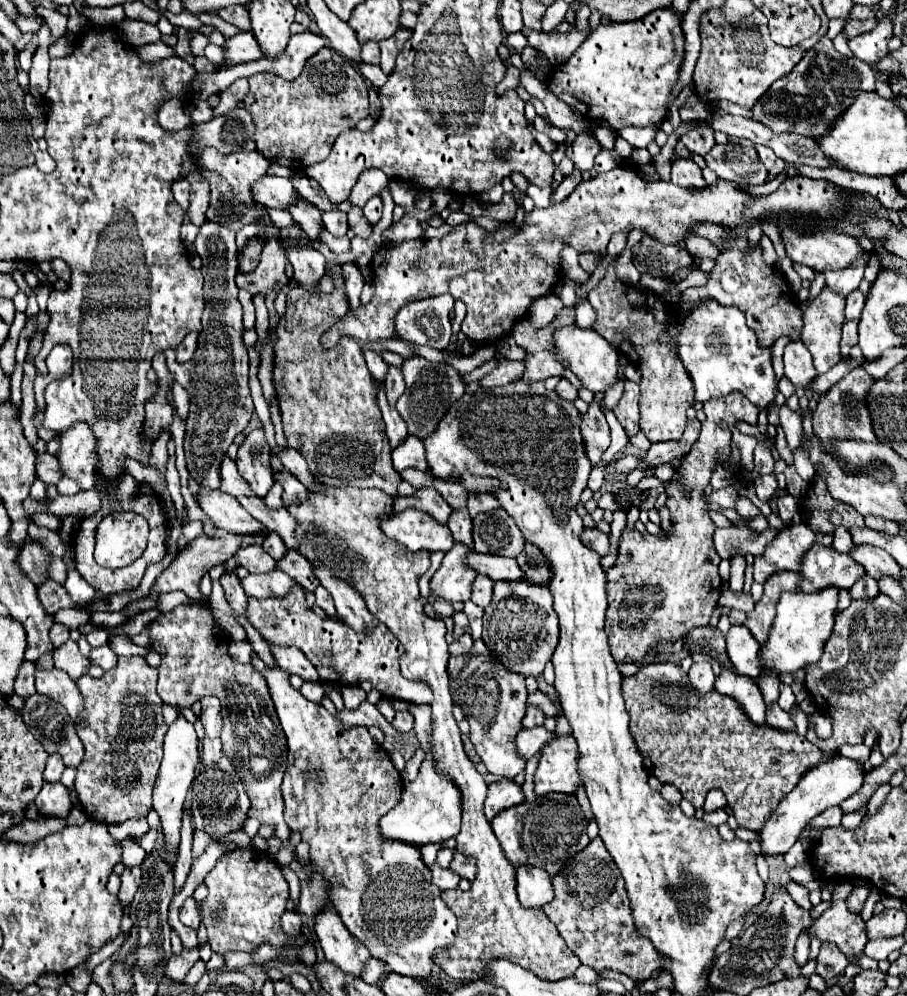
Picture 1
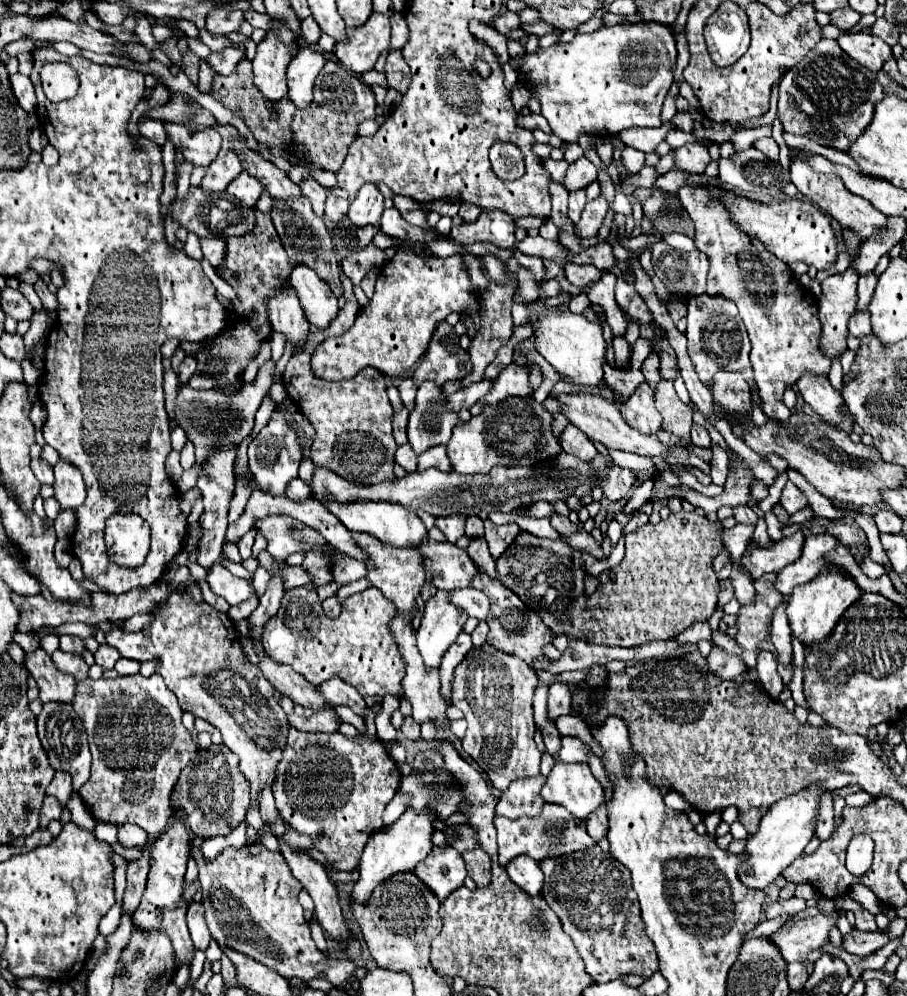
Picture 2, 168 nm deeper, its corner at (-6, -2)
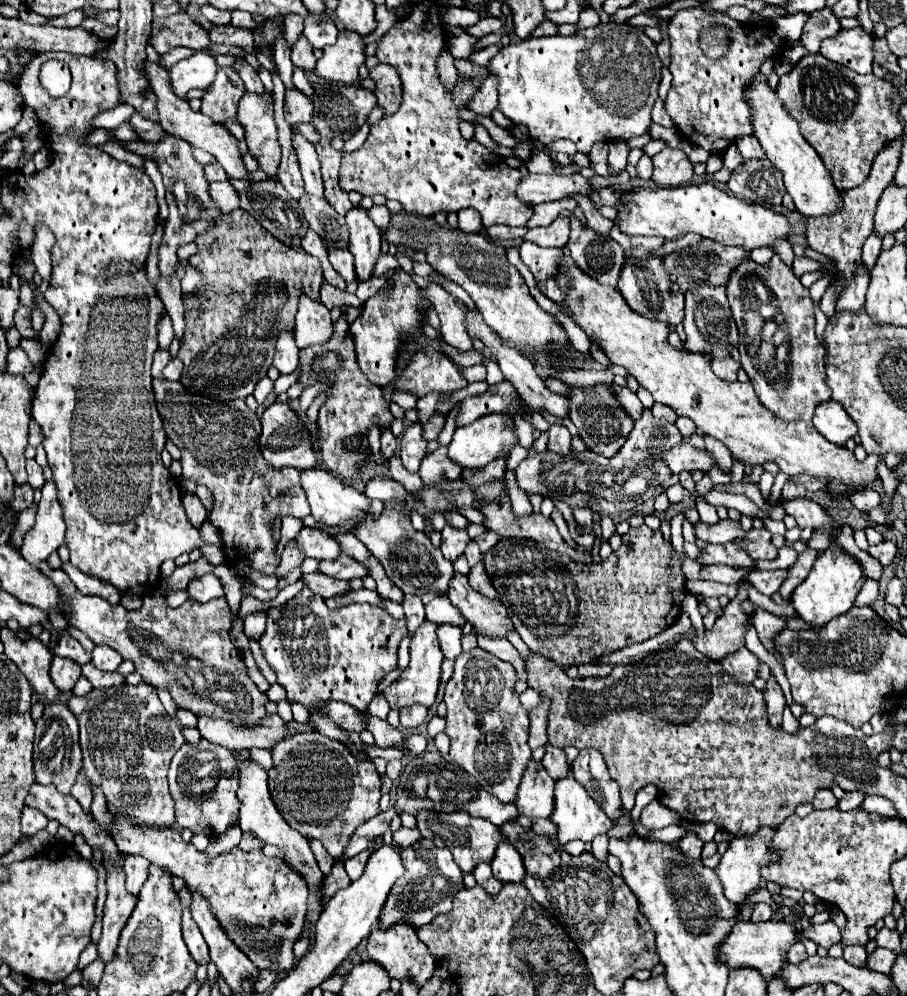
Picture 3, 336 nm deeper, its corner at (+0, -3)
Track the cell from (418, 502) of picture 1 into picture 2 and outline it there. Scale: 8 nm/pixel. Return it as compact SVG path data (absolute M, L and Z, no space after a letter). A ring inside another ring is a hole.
M463 515L435 517L435 525L445 533L447 541L451 541L451 543L455 543L459 537L465 535L465 517Z

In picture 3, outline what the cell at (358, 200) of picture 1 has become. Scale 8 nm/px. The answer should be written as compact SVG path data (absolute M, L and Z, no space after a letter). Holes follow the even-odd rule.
M355 206L345 220L349 226L349 250L355 256L357 282L367 282L381 254L381 230L359 206Z

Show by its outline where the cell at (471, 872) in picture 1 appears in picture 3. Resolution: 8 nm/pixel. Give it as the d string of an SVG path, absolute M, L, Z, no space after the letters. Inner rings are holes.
M479 864L479 866L473 870L473 876L477 878L477 884L483 886L483 888L485 888L489 894L493 894L493 896L495 896L497 892L501 892L501 888L503 888L503 882L493 876L489 864Z

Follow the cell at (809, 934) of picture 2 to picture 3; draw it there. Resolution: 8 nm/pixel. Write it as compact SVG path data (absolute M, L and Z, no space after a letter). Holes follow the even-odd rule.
M739 920L725 936L725 940L719 944L719 960L727 964L729 970L755 968L757 972L761 972L765 980L769 980L775 976L777 970L781 970L785 952L789 952L789 948L795 944L795 938L797 938L797 928L789 922L767 920L767 922L755 924L755 922Z

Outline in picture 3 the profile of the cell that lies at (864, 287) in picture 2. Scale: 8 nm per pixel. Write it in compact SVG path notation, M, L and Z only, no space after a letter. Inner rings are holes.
M873 232L867 240L865 240L865 246L863 246L863 264L867 270L873 270L873 264L877 260L881 252L881 238Z

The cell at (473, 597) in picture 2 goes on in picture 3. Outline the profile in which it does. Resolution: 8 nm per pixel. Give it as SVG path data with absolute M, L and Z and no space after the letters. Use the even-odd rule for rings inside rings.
M435 596L425 606L425 614L427 614L427 620L433 624L441 624L441 622L449 622L449 624L457 624L457 626L465 624L461 612L457 612L457 608L453 608L453 604L449 604L447 596L441 596L441 598Z

